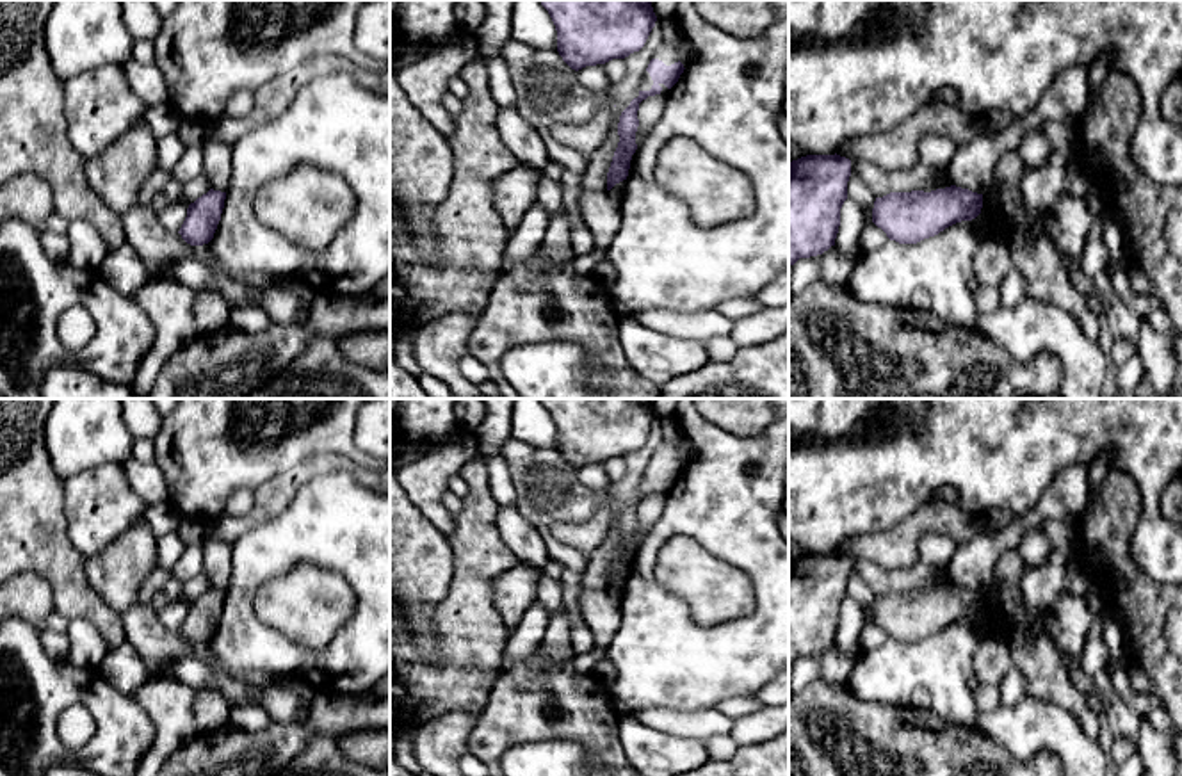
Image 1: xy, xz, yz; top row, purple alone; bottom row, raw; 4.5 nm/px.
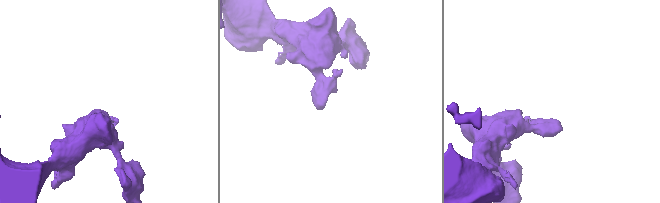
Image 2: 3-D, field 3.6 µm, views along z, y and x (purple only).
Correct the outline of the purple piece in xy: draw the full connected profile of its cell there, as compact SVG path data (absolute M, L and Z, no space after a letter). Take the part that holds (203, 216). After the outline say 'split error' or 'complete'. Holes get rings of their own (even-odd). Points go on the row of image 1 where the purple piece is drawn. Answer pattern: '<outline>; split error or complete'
M210 189L187 208L187 217L180 228L182 238L190 246L203 246L214 238L226 192Z; complete

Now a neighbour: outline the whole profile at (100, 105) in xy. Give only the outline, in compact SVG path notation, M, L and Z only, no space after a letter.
M110 64L62 82L66 133L91 158L144 117L148 105L134 93L121 66Z

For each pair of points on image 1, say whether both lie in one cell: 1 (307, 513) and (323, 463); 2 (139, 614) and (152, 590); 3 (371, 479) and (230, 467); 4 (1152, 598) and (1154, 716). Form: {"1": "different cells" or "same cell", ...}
{"1": "different cells", "2": "different cells", "3": "different cells", "4": "different cells"}

